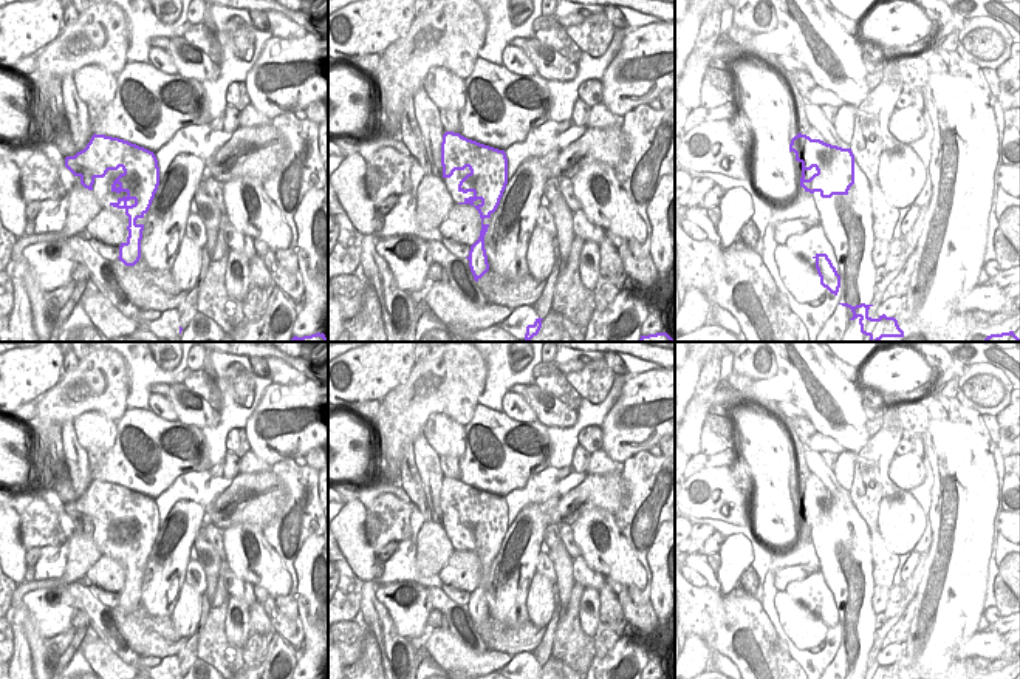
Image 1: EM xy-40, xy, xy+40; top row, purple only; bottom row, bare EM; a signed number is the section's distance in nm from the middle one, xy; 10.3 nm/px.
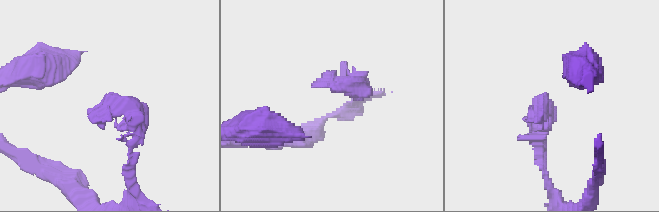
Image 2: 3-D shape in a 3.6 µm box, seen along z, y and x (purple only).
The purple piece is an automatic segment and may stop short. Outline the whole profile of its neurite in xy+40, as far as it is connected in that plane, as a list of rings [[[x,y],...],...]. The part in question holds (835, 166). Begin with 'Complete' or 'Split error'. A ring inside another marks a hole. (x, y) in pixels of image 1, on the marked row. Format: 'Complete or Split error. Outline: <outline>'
Complete. Outline: [[[797,133],[789,144],[796,161],[802,164],[800,187],[819,192],[822,198],[848,195],[854,184],[854,155],[851,148],[827,144]]]

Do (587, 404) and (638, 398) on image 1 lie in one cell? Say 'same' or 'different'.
different

